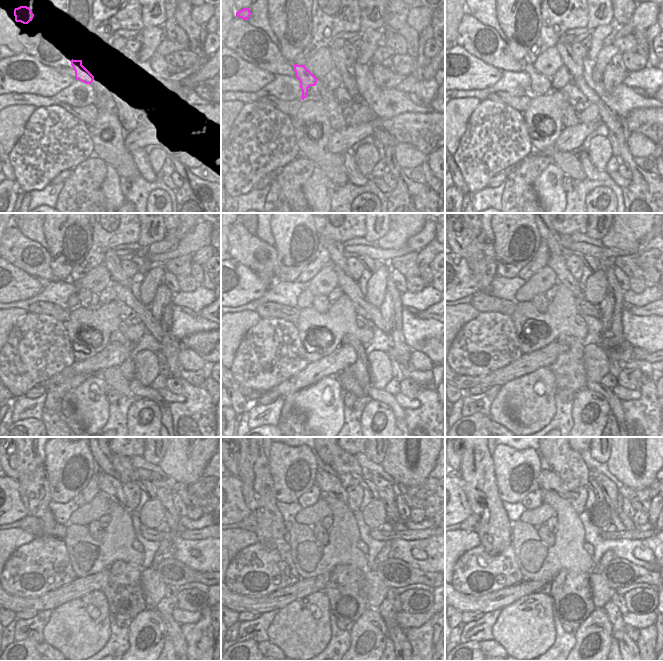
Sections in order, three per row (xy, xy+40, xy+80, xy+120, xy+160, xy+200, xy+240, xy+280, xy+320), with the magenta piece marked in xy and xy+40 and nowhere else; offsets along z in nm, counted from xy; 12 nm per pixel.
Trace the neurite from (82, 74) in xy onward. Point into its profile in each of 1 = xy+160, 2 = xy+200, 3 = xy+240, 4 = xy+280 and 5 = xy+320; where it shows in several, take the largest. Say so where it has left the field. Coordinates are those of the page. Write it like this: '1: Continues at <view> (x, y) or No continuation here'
1: Continues at xy+160 (316, 301)
2: Continues at xy+200 (540, 301)
3: Continues at xy+240 (95, 530)
4: Continues at xy+280 (320, 533)
5: Continues at xy+320 (546, 536)

